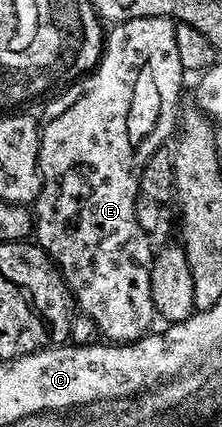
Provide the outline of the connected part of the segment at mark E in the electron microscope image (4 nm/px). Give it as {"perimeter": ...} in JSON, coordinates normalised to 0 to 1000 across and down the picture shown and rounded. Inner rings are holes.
{"perimeter":[[[631,40],[554,49],[505,61],[464,96],[455,141],[428,159],[324,192],[315,208],[293,208],[243,237],[203,246],[203,258],[176,265],[176,300],[185,333],[176,335],[176,400],[185,403],[185,443],[167,450],[162,471],[144,473],[149,534],[162,571],[216,593],[252,621],[293,667],[338,707],[342,721],[378,740],[405,742],[428,756],[441,782],[491,803],[577,803],[676,778],[685,752],[698,752],[698,726],[680,700],[680,625],[698,600],[698,574],[685,574],[676,548],[626,532],[626,513],[608,513],[608,475],[635,450],[635,412],[644,391],[707,349],[748,337],[743,328],[775,323],[788,295],[806,283],[797,244],[815,237],[815,197],[842,183],[842,164],[806,148],[806,110],[788,110],[788,52],[770,40]]]}

